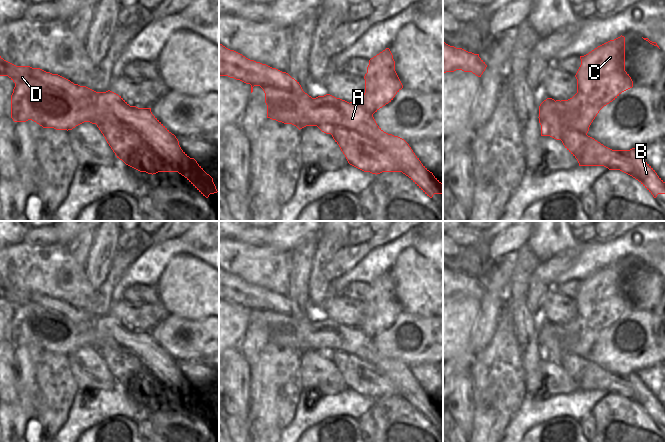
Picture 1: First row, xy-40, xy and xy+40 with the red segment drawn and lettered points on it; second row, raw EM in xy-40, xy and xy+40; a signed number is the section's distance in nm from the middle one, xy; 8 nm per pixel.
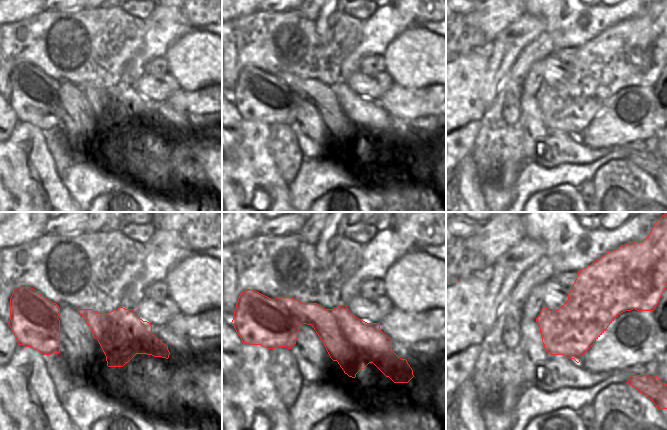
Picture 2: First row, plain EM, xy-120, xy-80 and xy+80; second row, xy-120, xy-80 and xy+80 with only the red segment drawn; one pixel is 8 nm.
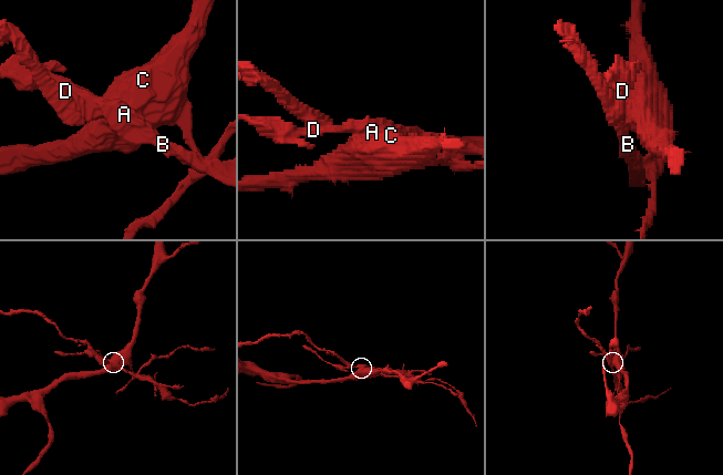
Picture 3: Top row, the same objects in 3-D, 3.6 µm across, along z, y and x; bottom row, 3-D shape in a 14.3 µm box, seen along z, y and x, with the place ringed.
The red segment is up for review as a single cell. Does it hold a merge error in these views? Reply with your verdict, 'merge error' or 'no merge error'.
merge error

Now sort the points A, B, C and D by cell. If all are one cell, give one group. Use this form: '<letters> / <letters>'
A B D / C

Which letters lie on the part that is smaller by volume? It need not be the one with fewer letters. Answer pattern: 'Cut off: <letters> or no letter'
Cut off: A, B, D

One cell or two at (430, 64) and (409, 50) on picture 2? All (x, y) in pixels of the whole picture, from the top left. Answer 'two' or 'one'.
one

